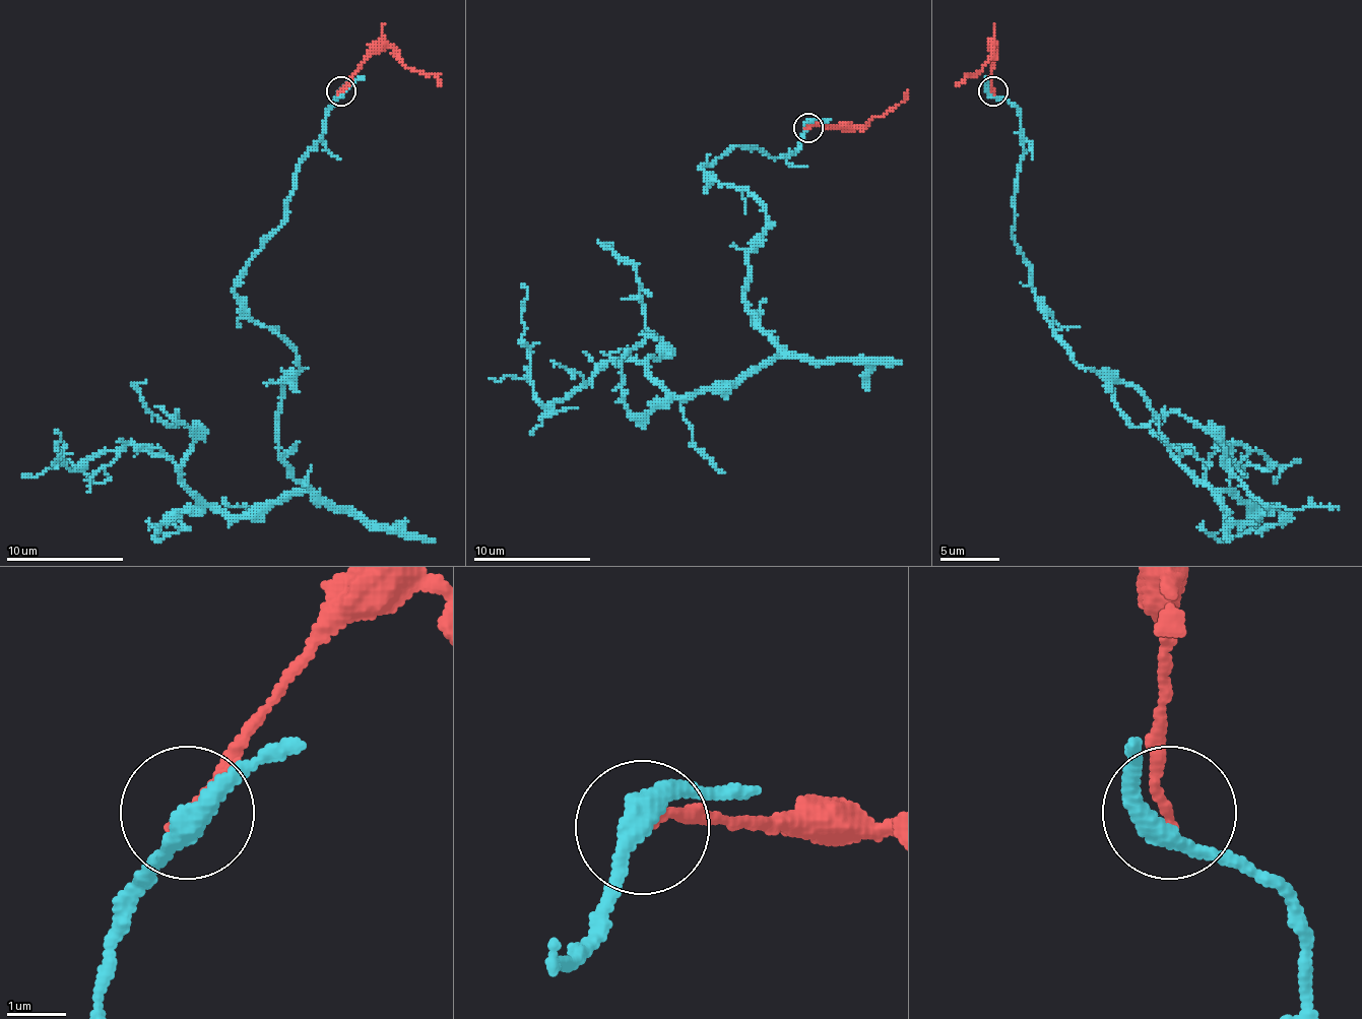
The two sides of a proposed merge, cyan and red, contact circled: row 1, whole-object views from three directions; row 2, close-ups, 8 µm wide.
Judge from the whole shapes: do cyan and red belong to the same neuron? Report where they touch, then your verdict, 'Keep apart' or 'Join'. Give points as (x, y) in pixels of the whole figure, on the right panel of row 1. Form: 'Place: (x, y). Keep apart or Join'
Place: (993, 90). Keep apart

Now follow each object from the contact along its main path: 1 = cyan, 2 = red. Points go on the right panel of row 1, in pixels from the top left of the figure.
1: (991, 91), (1021, 118), (1012, 233), (1053, 333), (1256, 515), (1227, 450), (1271, 465), (1203, 462), (1150, 430)
2: (994, 91), (991, 53), (994, 47), (982, 68), (956, 85)

